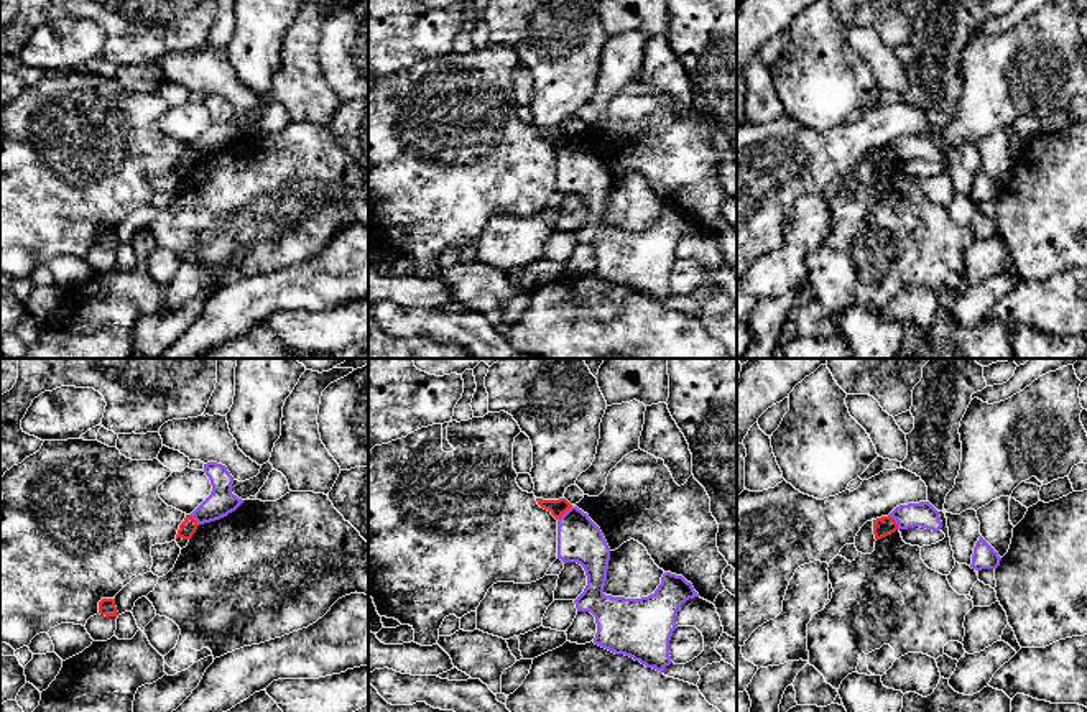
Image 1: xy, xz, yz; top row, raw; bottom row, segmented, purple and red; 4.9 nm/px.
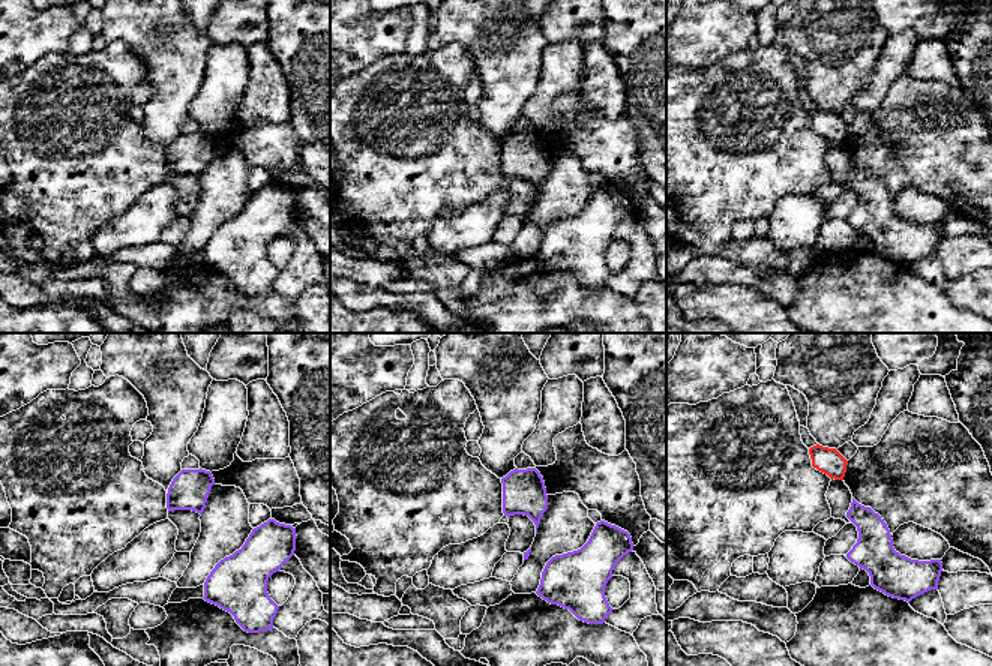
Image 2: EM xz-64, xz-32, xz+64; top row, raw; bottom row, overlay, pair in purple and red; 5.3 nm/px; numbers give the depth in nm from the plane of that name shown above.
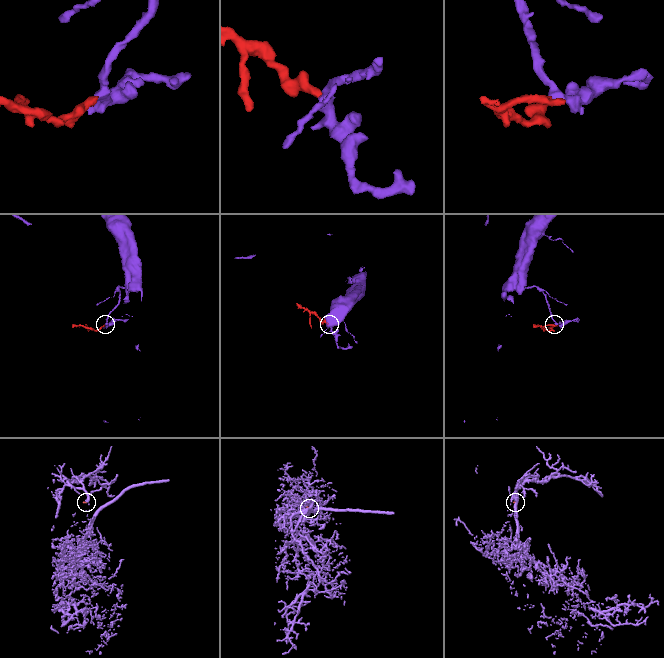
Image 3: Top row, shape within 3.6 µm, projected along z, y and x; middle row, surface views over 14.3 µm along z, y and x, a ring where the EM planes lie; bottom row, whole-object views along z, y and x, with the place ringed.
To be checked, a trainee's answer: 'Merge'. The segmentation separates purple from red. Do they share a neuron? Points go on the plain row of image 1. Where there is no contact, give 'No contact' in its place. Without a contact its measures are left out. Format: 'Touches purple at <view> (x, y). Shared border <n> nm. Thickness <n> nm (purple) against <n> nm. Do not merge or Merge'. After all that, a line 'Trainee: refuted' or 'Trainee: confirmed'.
Touches purple at xz (564, 145). Shared border 100 nm. Thickness 220 nm (purple) against 80 nm. Do not merge
Trainee: refuted

